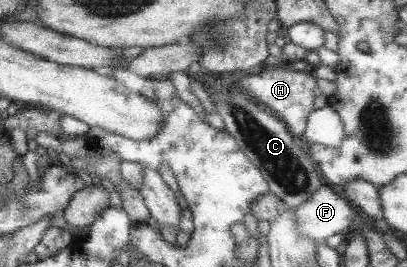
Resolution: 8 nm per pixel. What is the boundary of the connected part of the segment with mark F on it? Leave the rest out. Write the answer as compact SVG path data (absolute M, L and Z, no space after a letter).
M324 183L295 208L299 232L316 243L334 233L348 235L360 217L339 190Z

